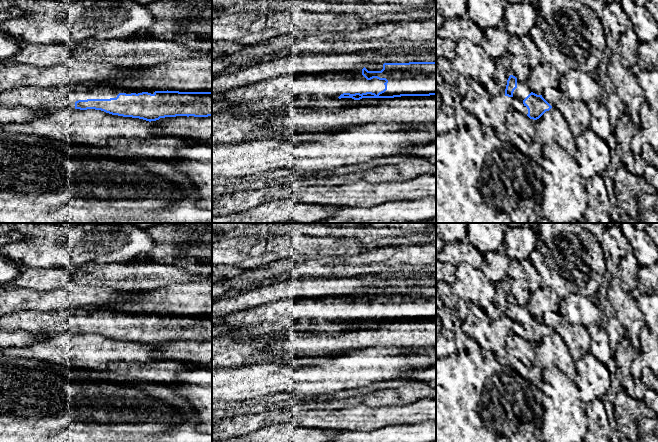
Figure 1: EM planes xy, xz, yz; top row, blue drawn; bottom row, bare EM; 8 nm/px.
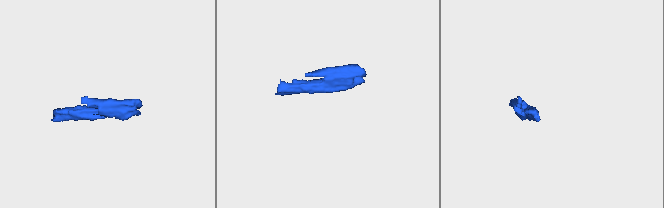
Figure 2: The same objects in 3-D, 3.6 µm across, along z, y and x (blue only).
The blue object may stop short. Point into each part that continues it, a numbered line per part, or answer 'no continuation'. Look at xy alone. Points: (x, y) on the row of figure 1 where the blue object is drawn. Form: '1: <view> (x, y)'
1: xy (64, 96)

